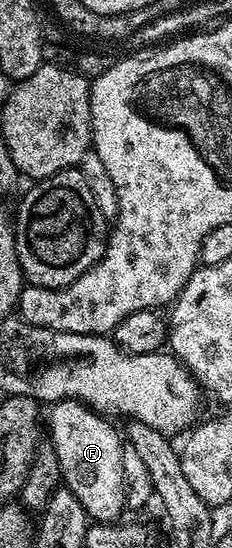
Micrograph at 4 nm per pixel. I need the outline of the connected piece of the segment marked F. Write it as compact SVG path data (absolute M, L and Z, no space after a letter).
M57 401L51 409L52 414L46 417L46 429L52 432L50 446L57 455L63 484L77 497L93 522L119 522L126 513L126 502L122 471L125 446L118 429L108 422L111 420L107 416L80 401Z

